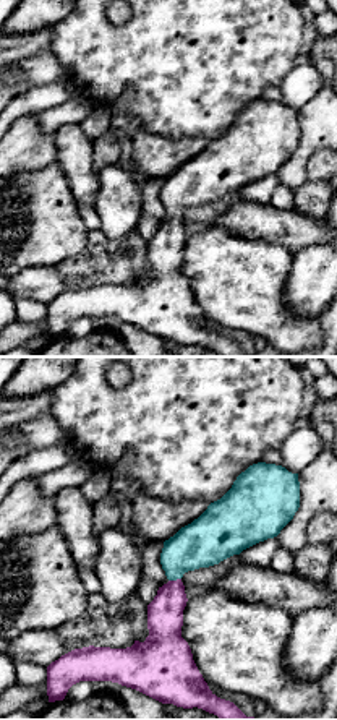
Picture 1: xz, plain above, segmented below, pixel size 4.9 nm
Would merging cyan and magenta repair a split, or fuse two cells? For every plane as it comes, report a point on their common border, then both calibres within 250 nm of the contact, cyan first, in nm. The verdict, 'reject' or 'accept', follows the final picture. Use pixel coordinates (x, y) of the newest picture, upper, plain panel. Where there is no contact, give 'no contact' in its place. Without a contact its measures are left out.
meets cyan at (174, 216); 240 nm thick on the cyan side, 180 nm on the other

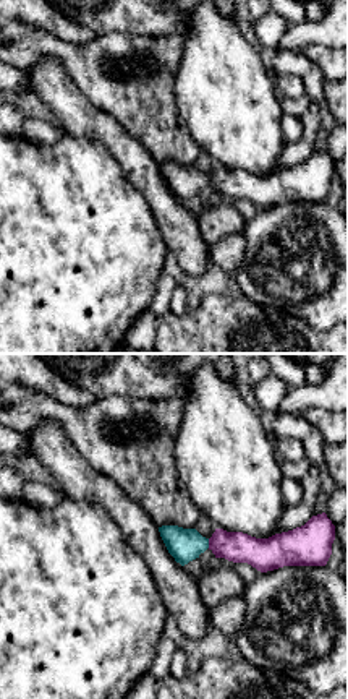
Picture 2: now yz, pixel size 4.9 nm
meets cyan at (207, 180); 160 nm thick on the cyan side, 150 nm on the other

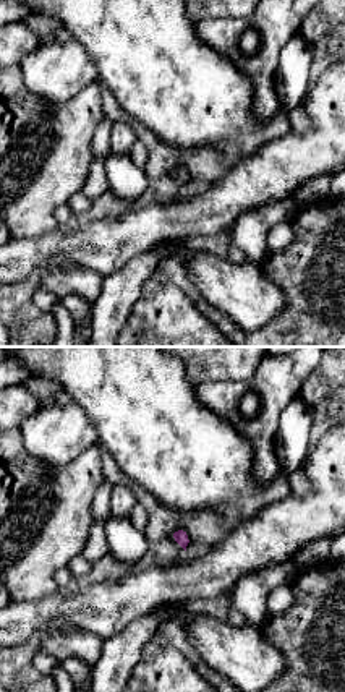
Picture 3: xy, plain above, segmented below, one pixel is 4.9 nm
no contact

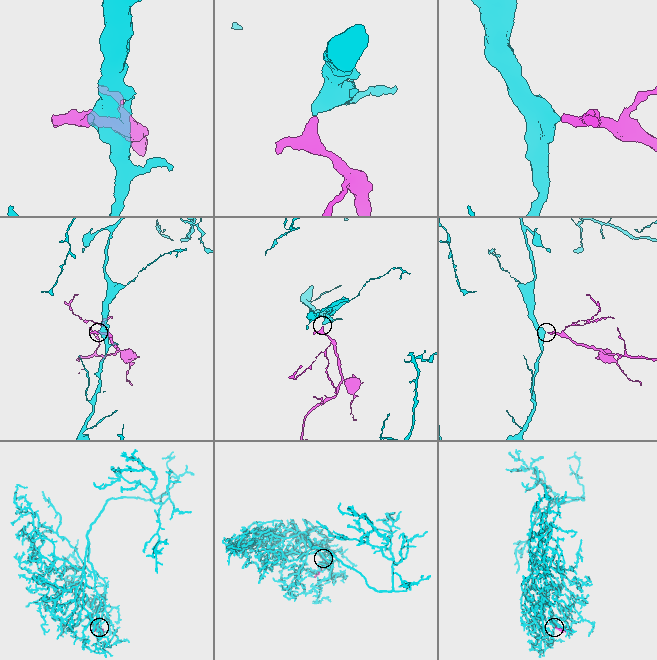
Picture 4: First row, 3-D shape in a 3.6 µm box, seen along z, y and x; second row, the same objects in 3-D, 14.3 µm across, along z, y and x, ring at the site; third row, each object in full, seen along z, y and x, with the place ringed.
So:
accept

